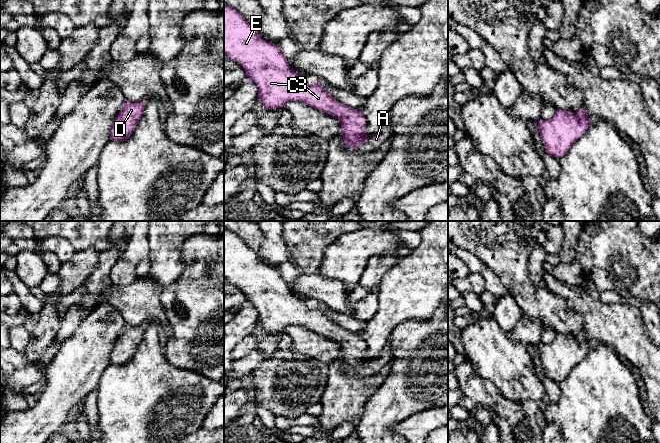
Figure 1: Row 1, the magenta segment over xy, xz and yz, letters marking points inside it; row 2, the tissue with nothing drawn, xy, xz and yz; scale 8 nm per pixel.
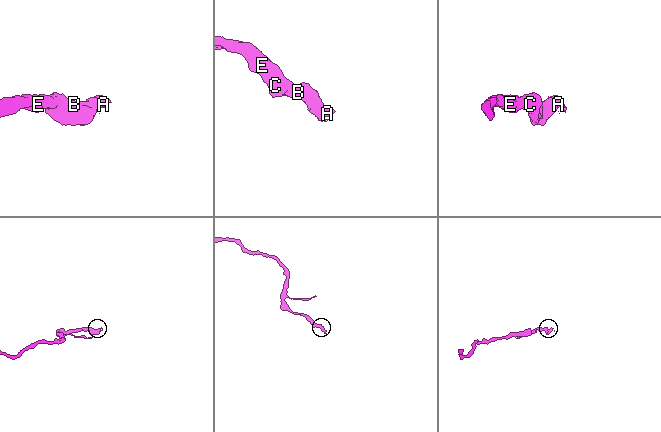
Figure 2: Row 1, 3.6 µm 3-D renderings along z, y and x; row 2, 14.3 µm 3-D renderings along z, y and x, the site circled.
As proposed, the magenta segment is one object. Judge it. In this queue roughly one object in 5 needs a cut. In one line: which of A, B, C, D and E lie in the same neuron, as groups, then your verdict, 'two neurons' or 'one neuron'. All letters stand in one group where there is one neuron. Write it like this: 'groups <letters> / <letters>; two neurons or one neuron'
groups A B C D E; one neuron

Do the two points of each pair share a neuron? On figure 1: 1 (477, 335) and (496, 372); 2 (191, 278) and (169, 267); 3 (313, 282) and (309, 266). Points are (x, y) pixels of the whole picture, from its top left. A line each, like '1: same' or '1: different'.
1: same
2: different
3: different

